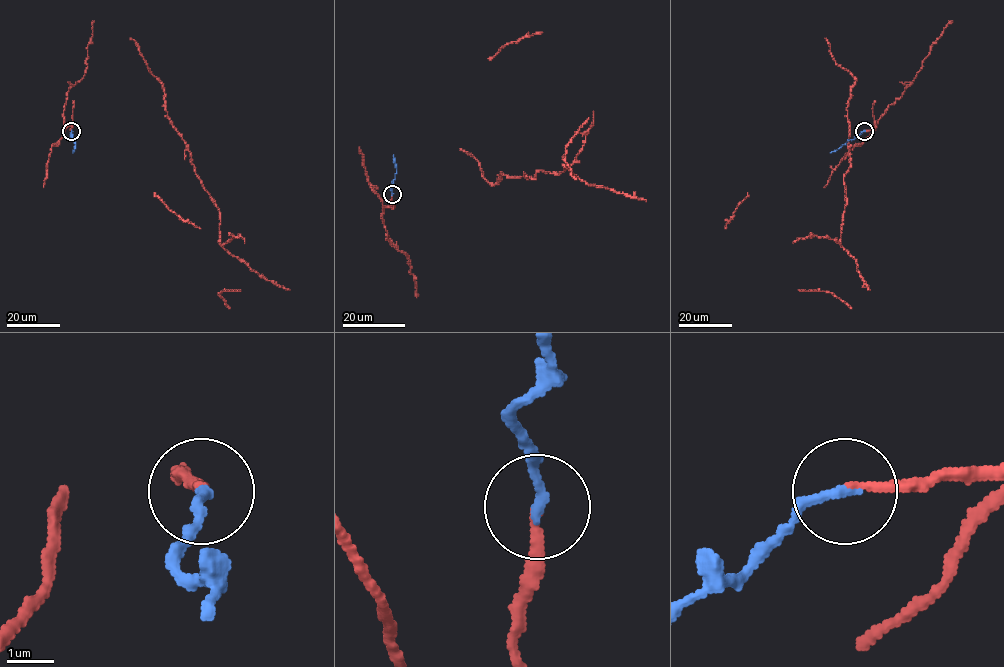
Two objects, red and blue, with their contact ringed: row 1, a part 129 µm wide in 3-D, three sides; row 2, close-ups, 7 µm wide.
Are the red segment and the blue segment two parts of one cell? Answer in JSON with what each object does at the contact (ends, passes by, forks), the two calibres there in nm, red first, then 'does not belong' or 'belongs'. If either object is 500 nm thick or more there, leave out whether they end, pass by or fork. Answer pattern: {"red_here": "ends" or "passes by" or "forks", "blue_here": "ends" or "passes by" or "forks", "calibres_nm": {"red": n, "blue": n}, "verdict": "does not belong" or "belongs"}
{"red_here": "ends", "blue_here": "ends", "calibres_nm": {"red": 190, "blue": 220}, "verdict": "does not belong"}

